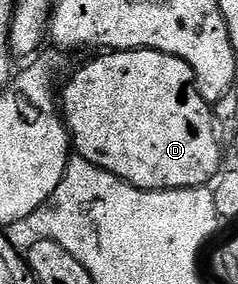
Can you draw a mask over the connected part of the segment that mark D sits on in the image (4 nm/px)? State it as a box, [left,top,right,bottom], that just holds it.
[58,50,222,190]

